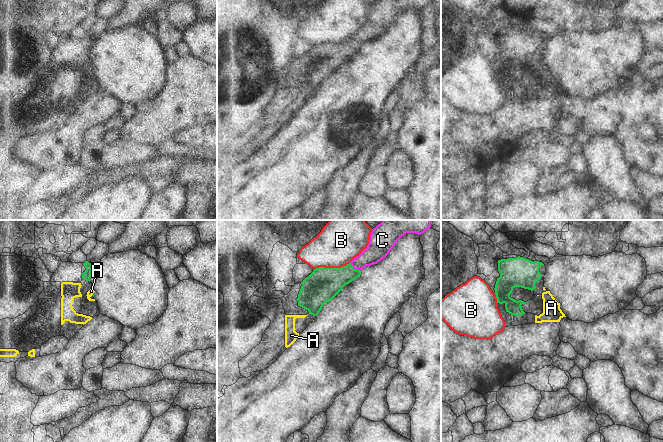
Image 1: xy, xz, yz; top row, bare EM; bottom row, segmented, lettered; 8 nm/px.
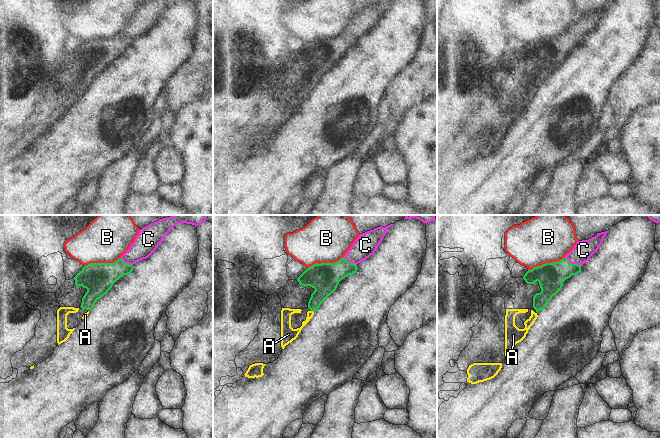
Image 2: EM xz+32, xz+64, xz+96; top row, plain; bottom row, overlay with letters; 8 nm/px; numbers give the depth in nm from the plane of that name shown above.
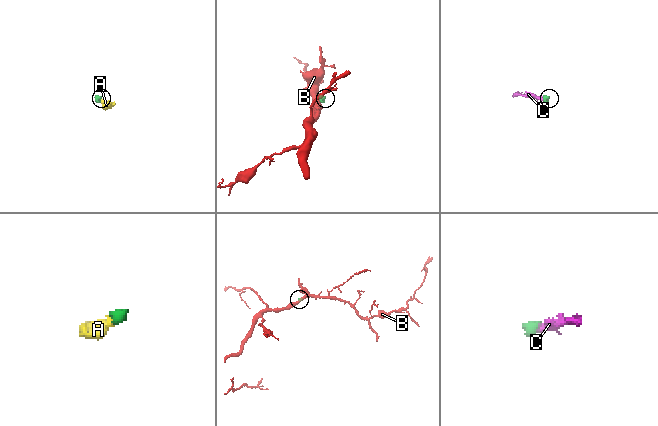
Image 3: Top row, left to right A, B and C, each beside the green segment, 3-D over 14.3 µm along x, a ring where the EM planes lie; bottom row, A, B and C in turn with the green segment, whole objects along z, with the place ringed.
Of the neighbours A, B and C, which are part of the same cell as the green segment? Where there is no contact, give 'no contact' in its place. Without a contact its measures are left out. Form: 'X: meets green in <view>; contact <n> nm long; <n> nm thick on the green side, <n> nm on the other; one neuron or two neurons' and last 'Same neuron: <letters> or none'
A: meets green in xy; contact 40 nm long; 20 nm thick on the green side, 50 nm on the other; one neuron
B: meets green in xz; contact 300 nm long; 280 nm thick on the green side, 360 nm on the other; two neurons
C: meets green in xz; contact 110 nm long; 240 nm thick on the green side, 180 nm on the other; one neuron
Same neuron: A, C

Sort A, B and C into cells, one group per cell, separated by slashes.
A C / B

